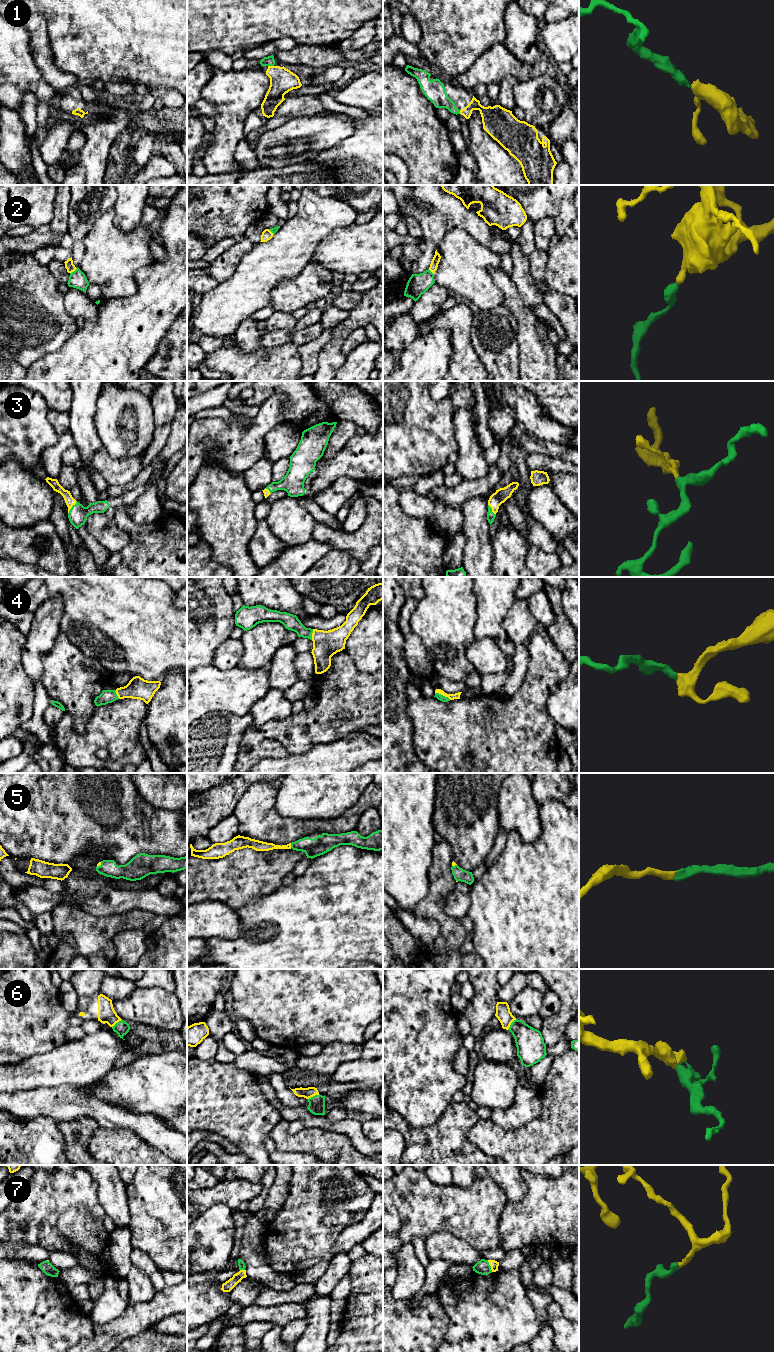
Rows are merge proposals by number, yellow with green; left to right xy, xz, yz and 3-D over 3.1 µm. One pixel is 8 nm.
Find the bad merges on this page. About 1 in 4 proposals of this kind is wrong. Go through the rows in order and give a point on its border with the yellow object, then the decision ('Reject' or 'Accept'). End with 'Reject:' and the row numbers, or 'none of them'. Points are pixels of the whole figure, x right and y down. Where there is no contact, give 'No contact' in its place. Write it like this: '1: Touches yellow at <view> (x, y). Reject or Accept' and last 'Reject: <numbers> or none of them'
1: Touches yellow at xz (271, 66). Accept
2: Touches yellow at xy (73, 271). Accept
3: Touches yellow at xy (71, 507). Accept
4: Touches yellow at yz (443, 695). Accept
5: Touches yellow at xz (290, 845). Accept
6: Touches yellow at yz (510, 1024). Accept
7: Touches yellow at yz (490, 1265). Accept
Reject: none of them

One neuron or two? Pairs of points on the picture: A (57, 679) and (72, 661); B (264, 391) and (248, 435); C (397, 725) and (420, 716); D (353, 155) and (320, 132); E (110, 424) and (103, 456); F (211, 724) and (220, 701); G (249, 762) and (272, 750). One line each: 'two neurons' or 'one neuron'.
A: one neuron
B: two neurons
C: two neurons
D: two neurons
E: two neurons
F: two neurons
G: one neuron

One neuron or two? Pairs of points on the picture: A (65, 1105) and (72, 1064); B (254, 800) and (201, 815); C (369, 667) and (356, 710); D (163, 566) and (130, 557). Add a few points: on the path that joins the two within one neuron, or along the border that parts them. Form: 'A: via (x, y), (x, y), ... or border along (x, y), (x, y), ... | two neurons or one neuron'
A: border along (86, 1085), (44, 1086) | two neurons
B: border along (249, 786), (232, 813) | two neurons
C: border along (351, 657), (359, 670), (372, 674) | two neurons
D: via (155, 558), (138, 557) | one neuron

